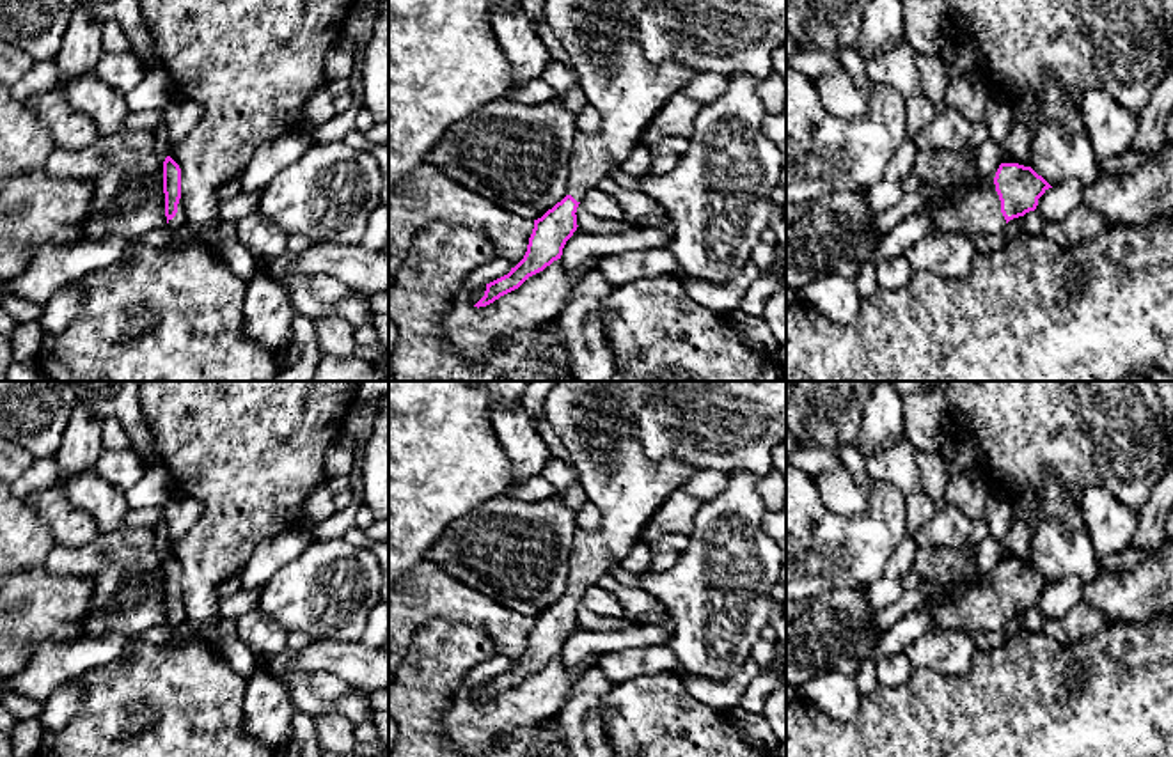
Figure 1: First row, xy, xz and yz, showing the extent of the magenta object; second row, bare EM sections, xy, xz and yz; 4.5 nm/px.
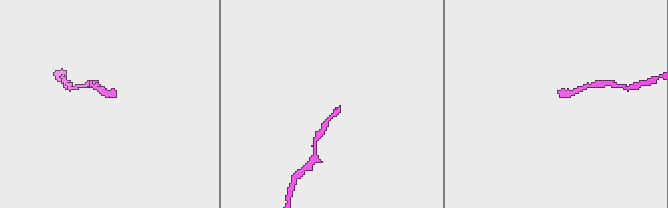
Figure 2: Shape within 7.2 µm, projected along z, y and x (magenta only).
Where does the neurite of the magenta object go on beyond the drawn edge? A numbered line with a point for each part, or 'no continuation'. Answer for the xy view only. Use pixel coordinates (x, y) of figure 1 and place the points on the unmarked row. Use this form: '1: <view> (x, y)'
1: xy (178, 621)

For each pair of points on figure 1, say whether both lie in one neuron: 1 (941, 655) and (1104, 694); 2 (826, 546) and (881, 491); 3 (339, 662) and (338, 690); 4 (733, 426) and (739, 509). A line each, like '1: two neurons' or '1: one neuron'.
1: two neurons
2: one neuron
3: two neurons
4: two neurons

